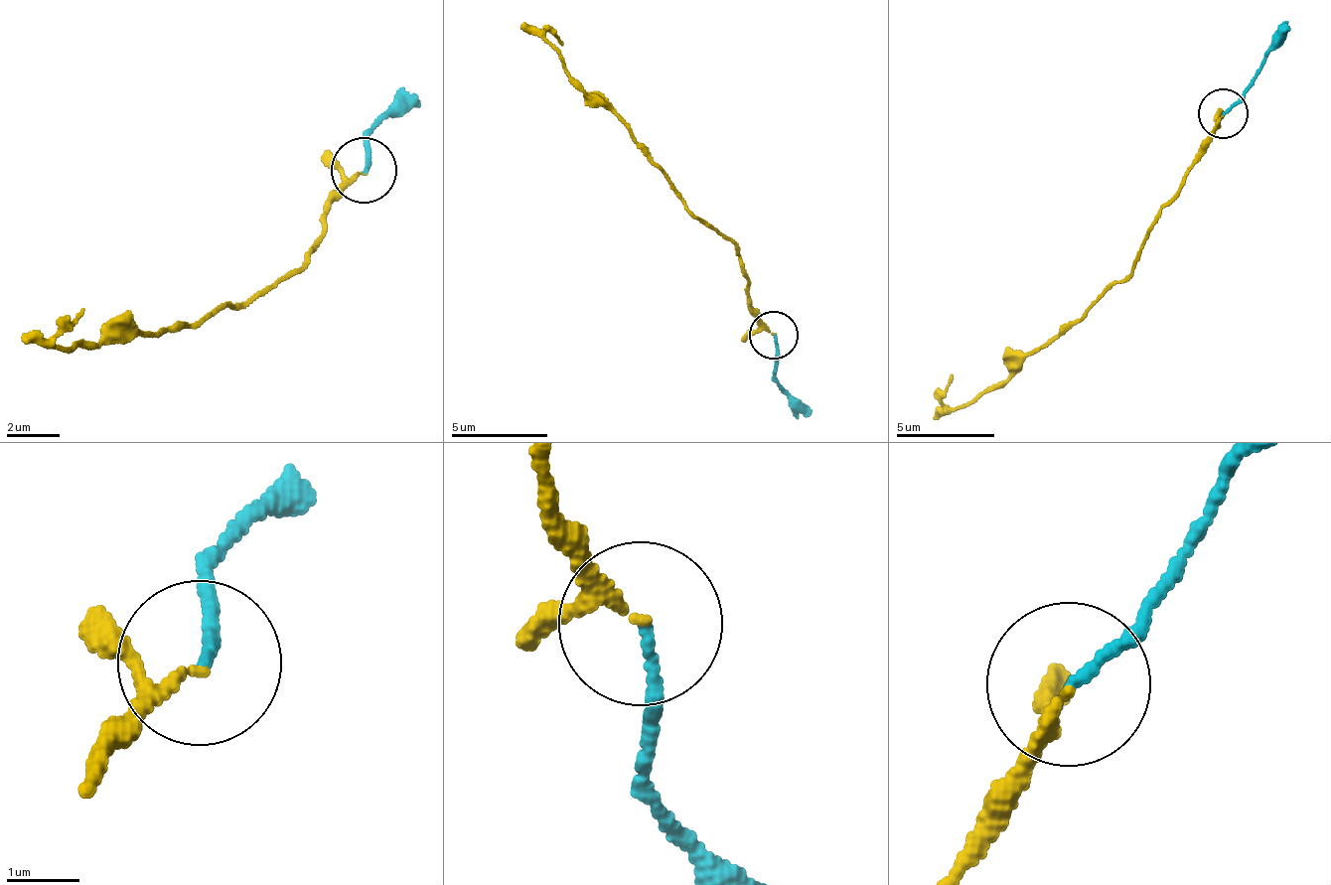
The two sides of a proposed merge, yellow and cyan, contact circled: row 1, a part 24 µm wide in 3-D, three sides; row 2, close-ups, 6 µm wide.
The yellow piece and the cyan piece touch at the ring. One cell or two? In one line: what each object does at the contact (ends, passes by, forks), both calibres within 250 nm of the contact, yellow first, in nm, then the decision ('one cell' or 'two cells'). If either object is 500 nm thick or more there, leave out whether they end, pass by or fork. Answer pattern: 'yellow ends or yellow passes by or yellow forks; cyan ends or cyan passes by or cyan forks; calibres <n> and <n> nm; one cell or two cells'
yellow passes by; cyan ends; calibres 120 and 130 nm; one cell

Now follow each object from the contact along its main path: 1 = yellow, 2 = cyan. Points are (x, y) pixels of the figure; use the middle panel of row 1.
1: (775, 333), (752, 303), (752, 285), (737, 251), (700, 224), (613, 109), (589, 103), (549, 31), (560, 47)
2: (775, 334), (774, 372), (799, 417)

